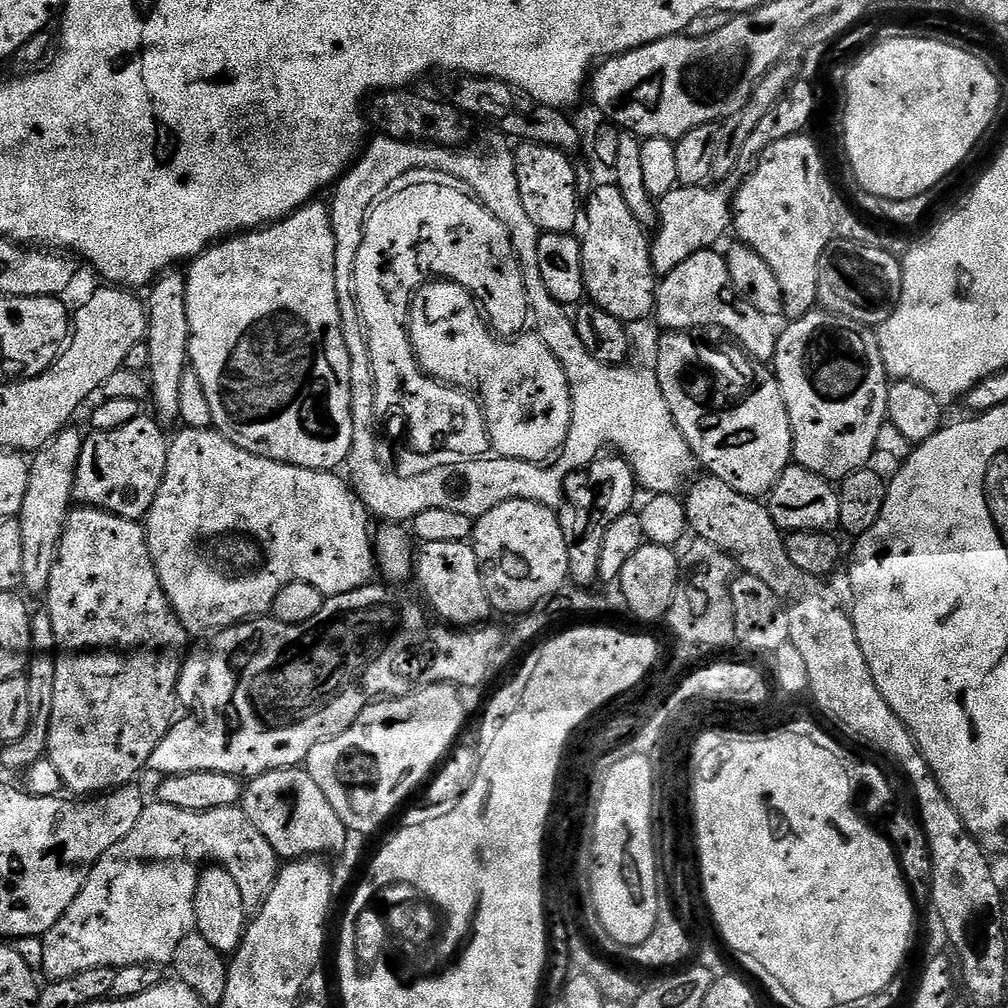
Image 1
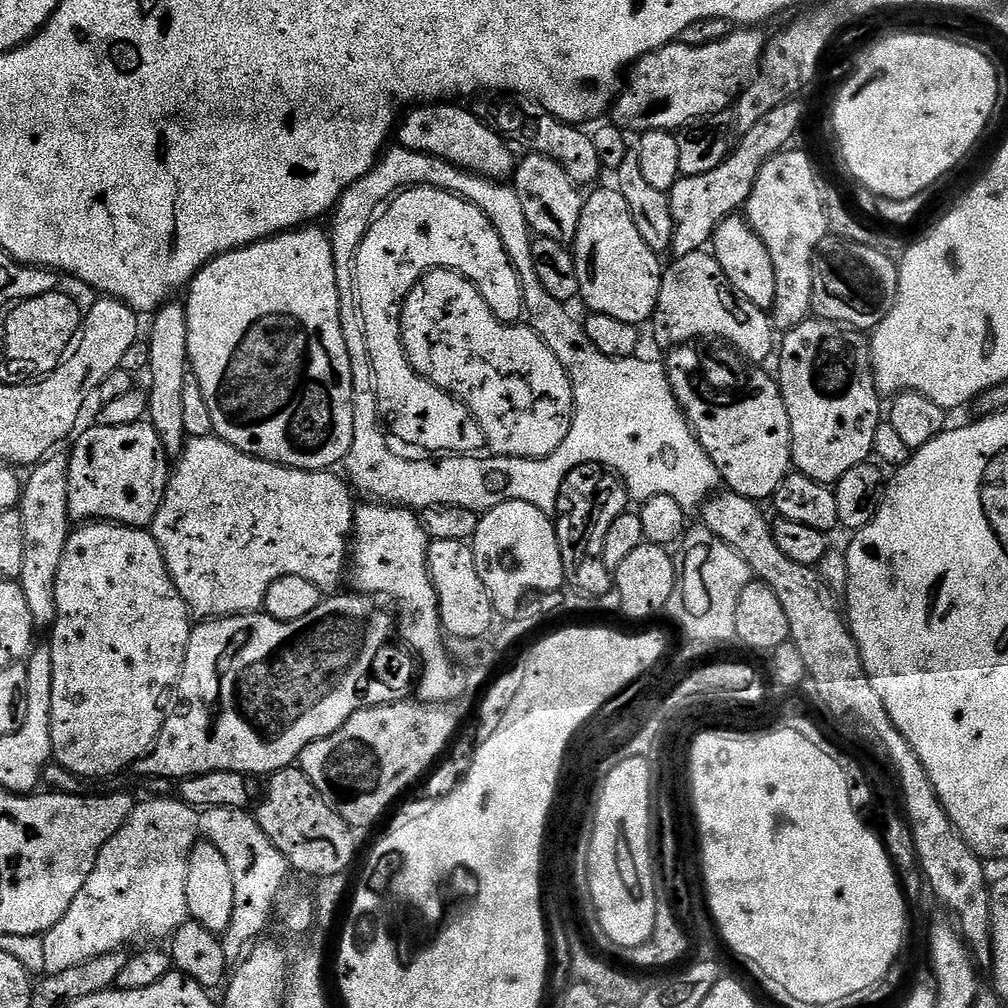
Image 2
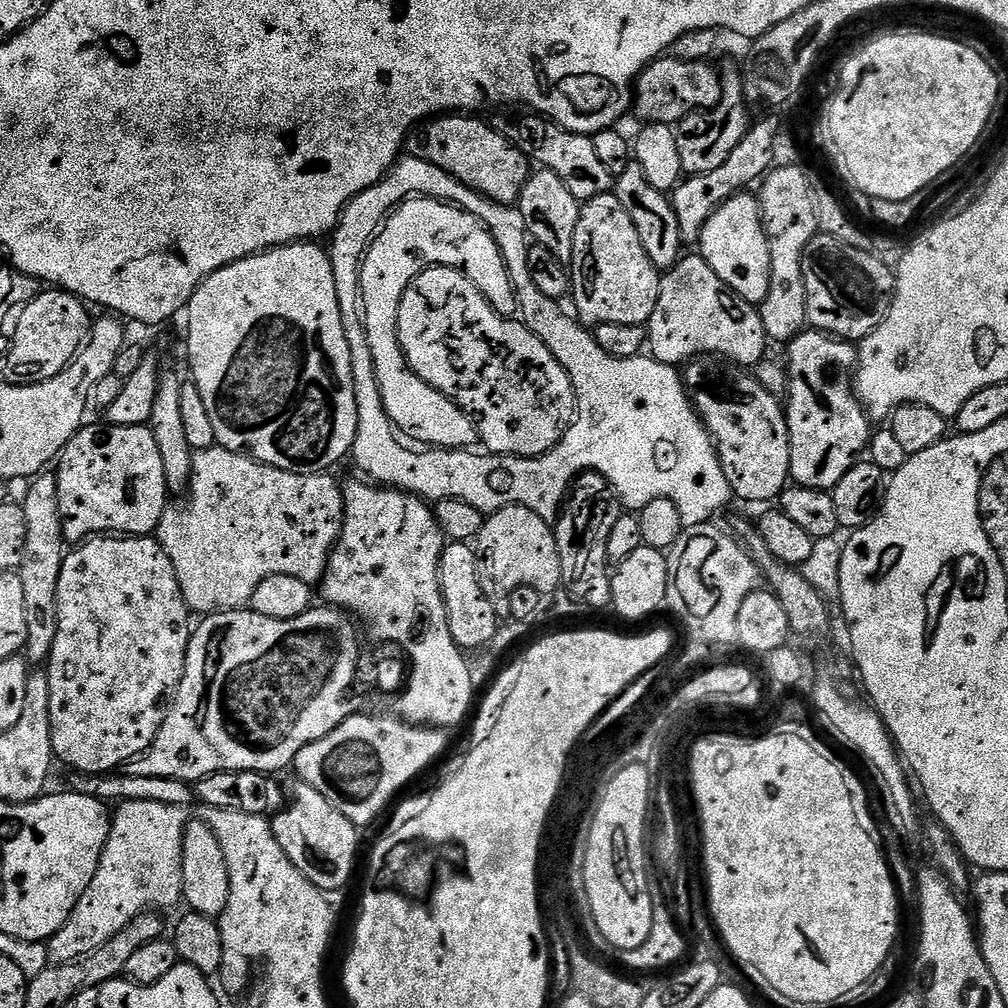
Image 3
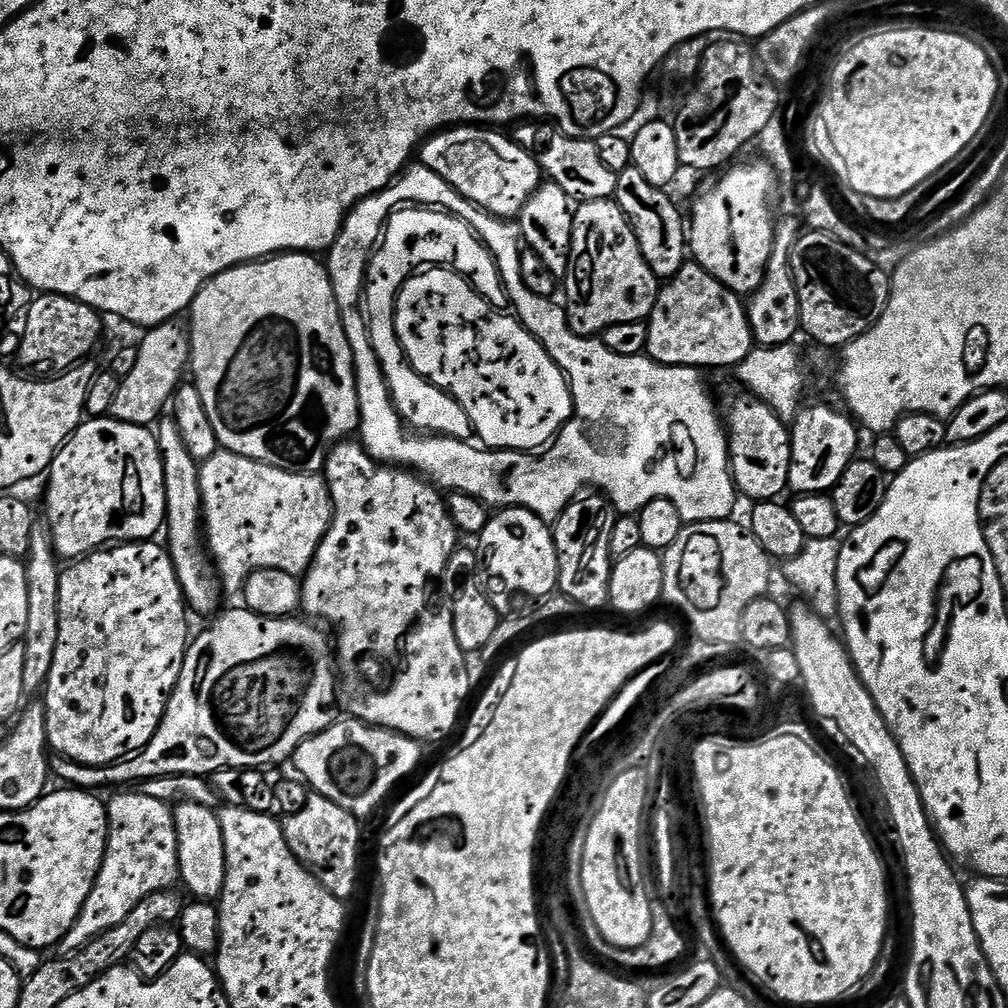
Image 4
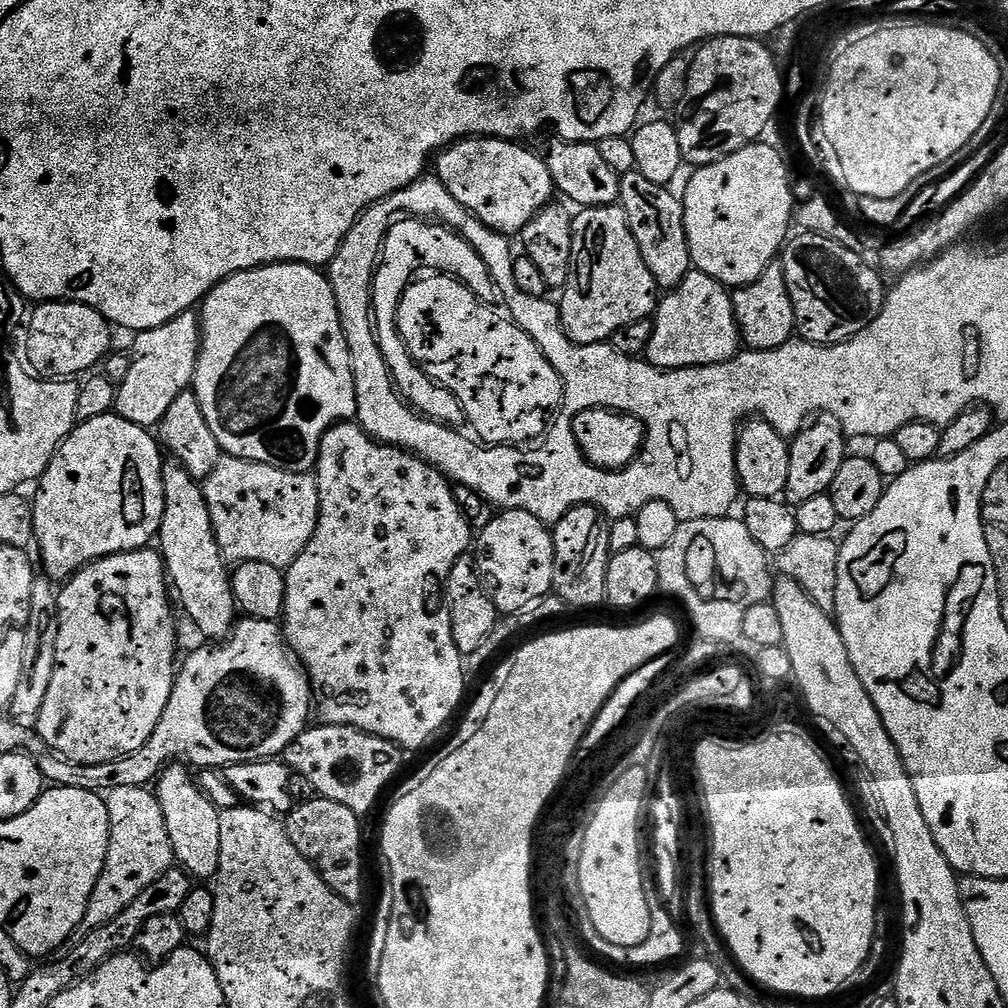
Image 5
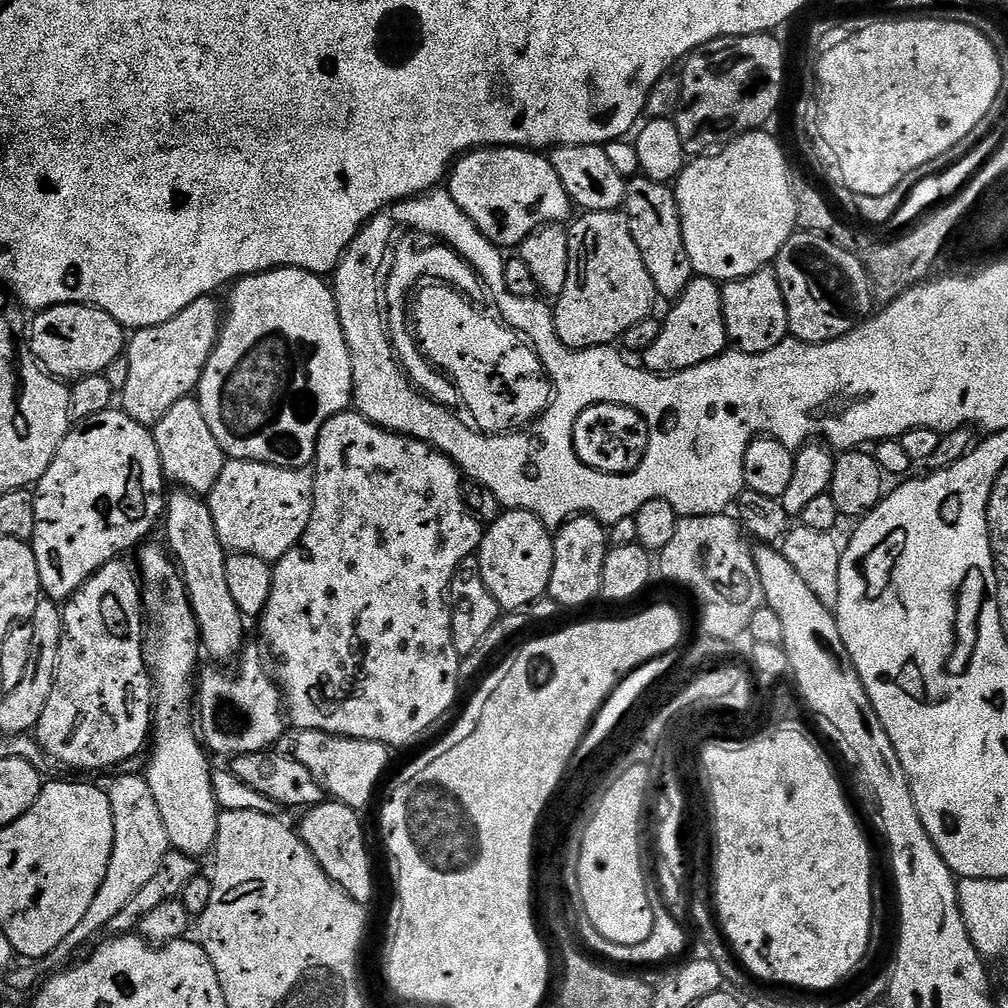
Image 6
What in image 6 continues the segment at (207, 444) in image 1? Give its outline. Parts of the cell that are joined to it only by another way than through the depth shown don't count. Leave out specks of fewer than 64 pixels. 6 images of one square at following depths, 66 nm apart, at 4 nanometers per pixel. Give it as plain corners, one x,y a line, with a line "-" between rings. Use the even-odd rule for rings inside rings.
229,459
222,474
218,474
218,482
214,482
214,490
208,493
206,499
210,514
214,514
214,530
218,530
225,552
254,554
275,562
300,541
302,534
306,534
306,526
310,526
310,514
314,510
314,475
308,468
279,468
253,460

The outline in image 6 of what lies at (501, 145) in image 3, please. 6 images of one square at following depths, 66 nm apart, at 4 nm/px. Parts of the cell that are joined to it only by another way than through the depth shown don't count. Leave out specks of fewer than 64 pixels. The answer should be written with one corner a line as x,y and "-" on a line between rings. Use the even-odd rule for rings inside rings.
501,146
465,152
450,169
446,191
452,201
464,211
466,218
470,218
470,222
502,250
515,249
532,232
537,232
548,224
560,224
574,212
572,199
566,194
566,186
562,186
562,178
554,174
551,159
539,151
526,148

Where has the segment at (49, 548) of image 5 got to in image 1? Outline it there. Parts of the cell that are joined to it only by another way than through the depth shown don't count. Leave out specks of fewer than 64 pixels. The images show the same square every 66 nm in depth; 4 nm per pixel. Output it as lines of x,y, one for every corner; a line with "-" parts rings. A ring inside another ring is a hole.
137,415
136,419
126,422
113,432
93,431
82,446
82,454
78,458
78,470
74,482
74,496
81,505
89,508
100,508
103,512
112,512
127,520
143,521
148,515
150,506
162,486
162,478
166,470
169,437
163,436
161,425
151,415

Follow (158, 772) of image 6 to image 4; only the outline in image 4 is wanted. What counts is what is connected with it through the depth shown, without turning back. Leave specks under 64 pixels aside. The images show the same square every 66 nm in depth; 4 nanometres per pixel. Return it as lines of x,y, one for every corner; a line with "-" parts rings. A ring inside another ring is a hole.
185,800
175,805
172,817
178,838
179,883
184,883
197,900
215,901
226,878
226,846
222,842
219,815
213,809

